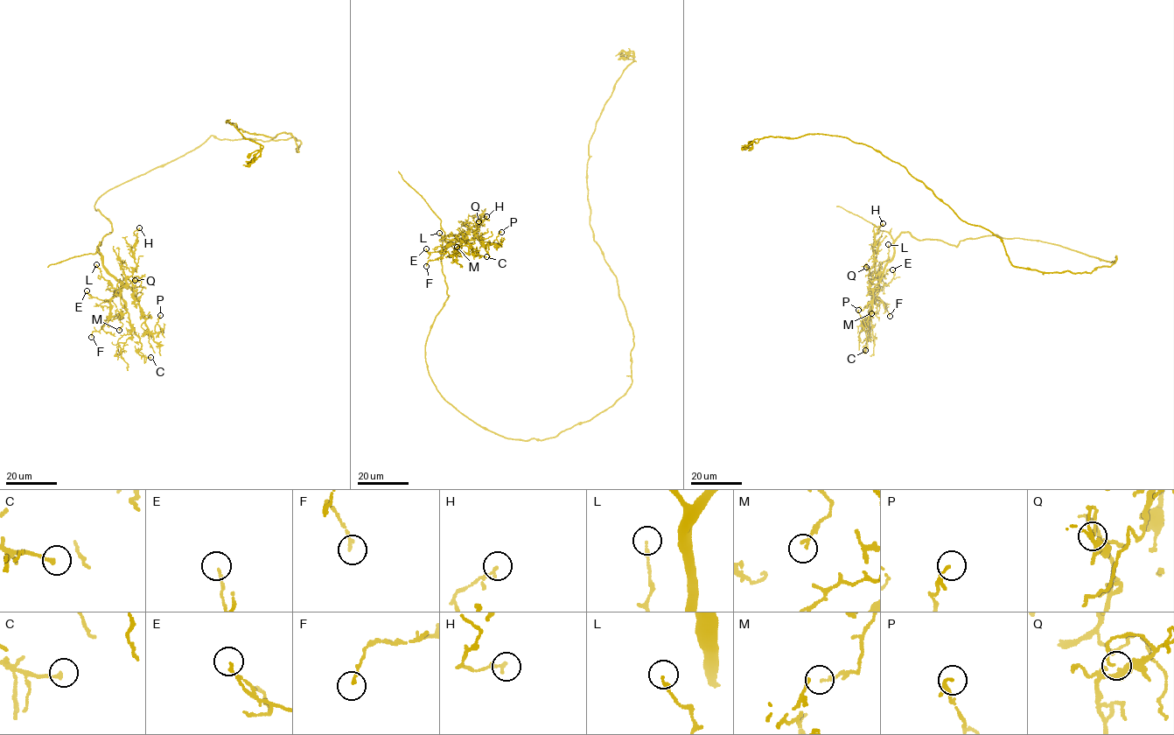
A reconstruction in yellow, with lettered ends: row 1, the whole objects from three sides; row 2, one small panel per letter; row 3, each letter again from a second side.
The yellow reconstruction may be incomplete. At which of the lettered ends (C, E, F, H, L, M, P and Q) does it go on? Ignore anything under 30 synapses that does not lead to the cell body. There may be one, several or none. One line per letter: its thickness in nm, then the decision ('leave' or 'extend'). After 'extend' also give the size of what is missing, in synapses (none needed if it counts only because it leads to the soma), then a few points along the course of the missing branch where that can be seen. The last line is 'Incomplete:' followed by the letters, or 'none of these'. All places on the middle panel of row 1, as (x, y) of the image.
C: calibre 180 nm; leave
E: calibre 140 nm; leave
F: calibre 160 nm; leave
H: calibre 120 nm; leave
L: calibre 160 nm; leave
M: calibre 140 nm; leave
P: calibre 110 nm; leave
Q: calibre 110 nm; leave
Incomplete: none of these

